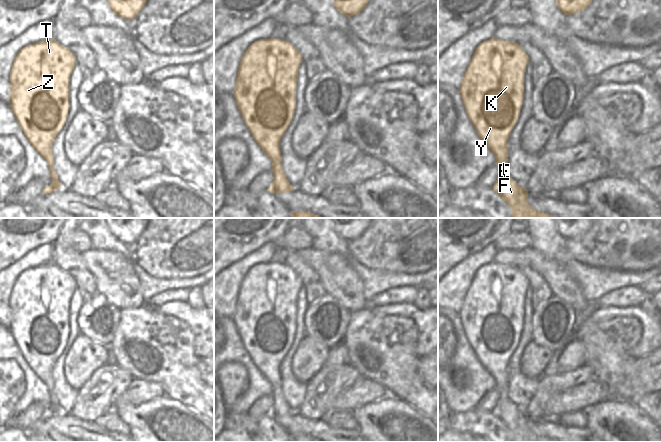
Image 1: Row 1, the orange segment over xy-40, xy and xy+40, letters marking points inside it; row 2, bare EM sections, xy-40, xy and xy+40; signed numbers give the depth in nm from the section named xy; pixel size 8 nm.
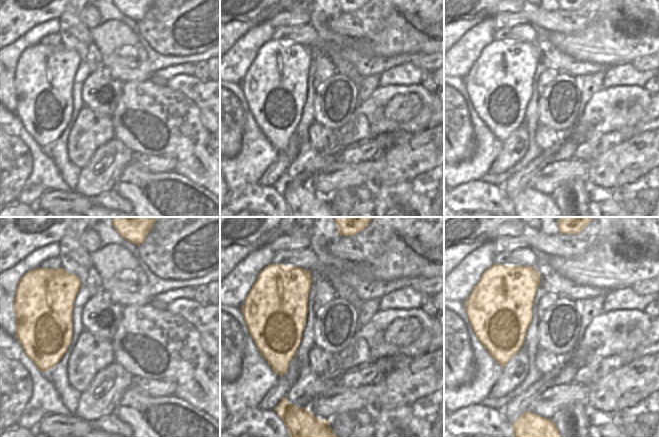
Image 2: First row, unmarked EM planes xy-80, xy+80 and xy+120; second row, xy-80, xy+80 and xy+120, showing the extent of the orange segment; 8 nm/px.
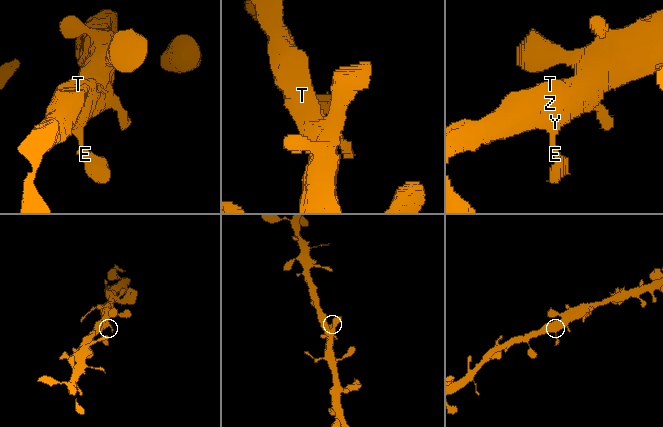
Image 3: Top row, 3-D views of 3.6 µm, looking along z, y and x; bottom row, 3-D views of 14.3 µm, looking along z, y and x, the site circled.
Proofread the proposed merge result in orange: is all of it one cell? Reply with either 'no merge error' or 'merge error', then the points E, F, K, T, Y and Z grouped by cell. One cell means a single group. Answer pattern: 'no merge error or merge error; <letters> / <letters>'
no merge error; E F K T Y Z

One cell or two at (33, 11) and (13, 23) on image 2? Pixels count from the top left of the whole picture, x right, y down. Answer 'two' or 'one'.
one

